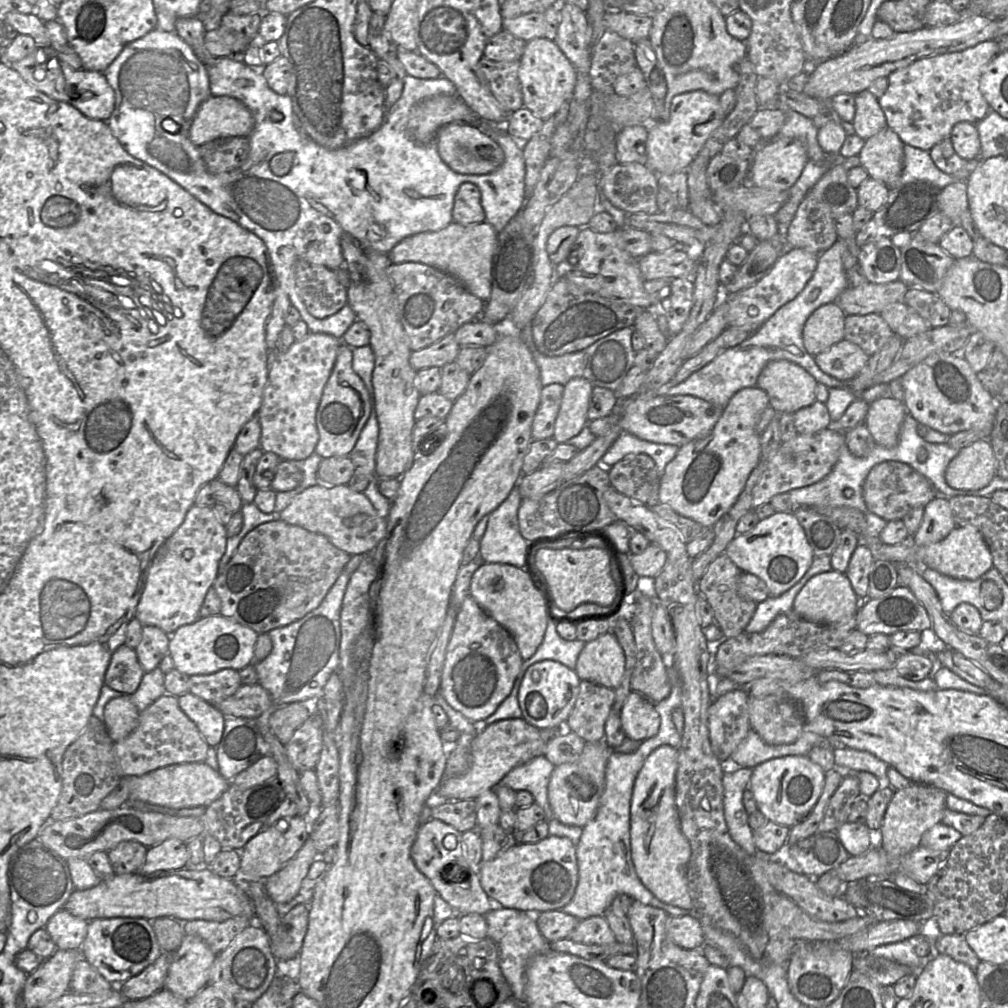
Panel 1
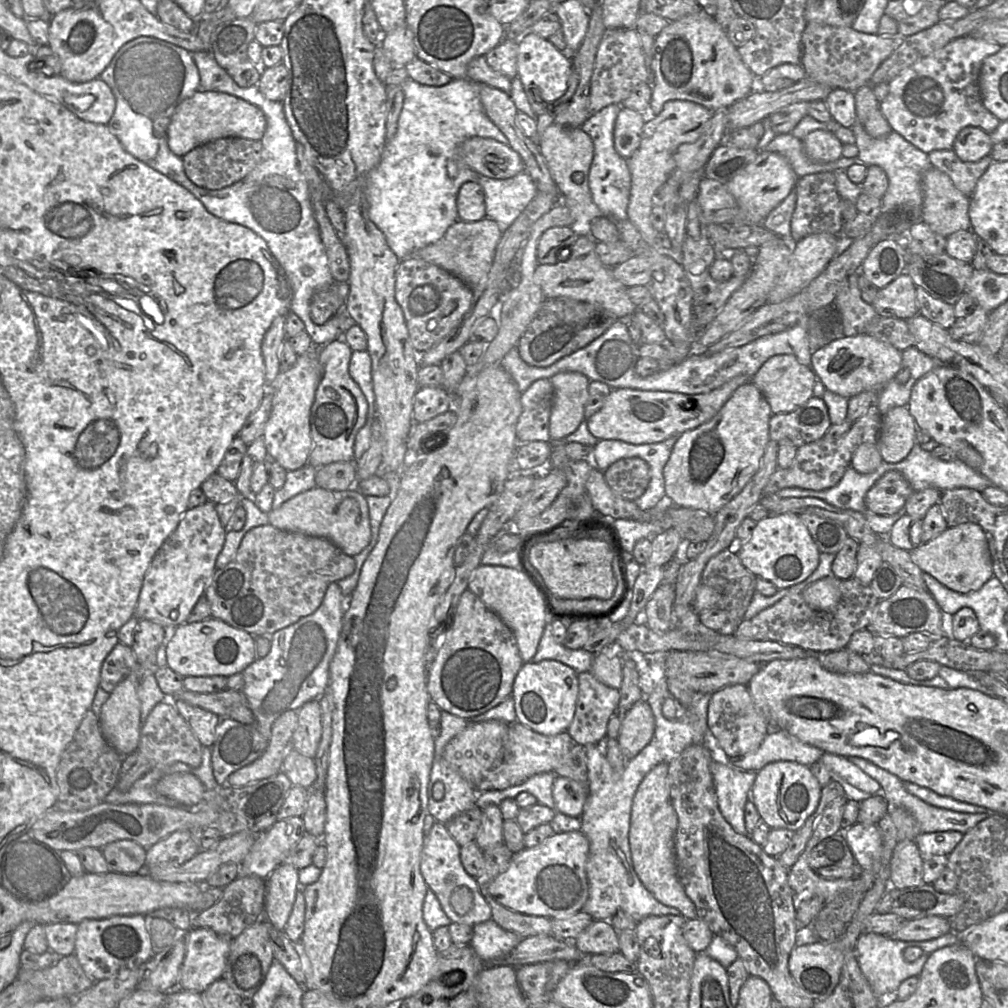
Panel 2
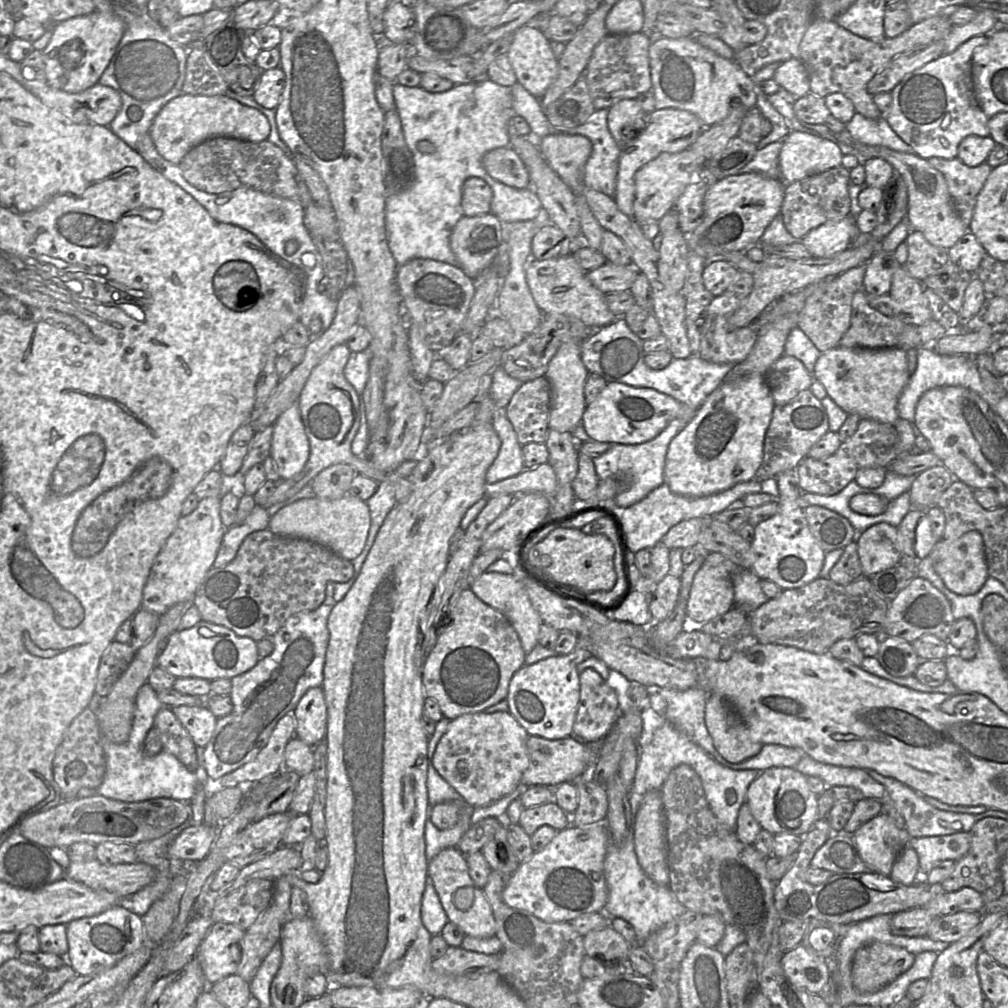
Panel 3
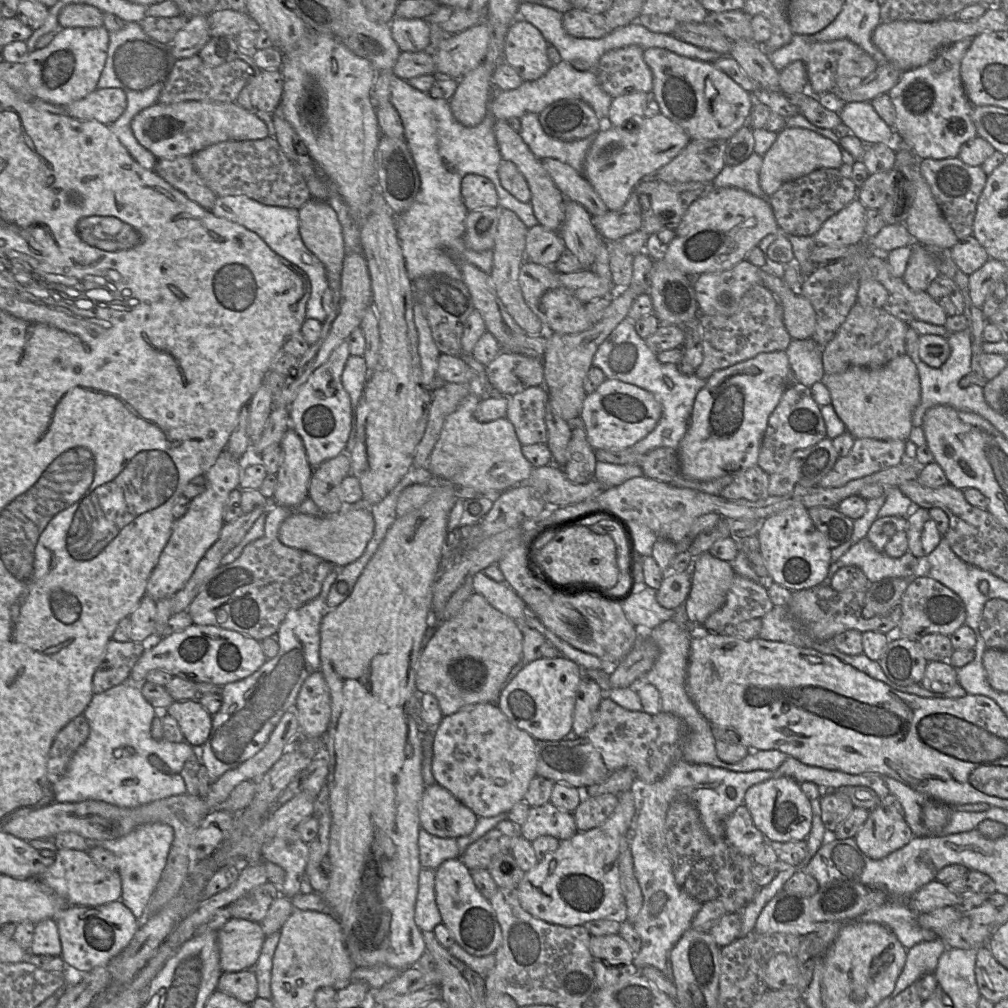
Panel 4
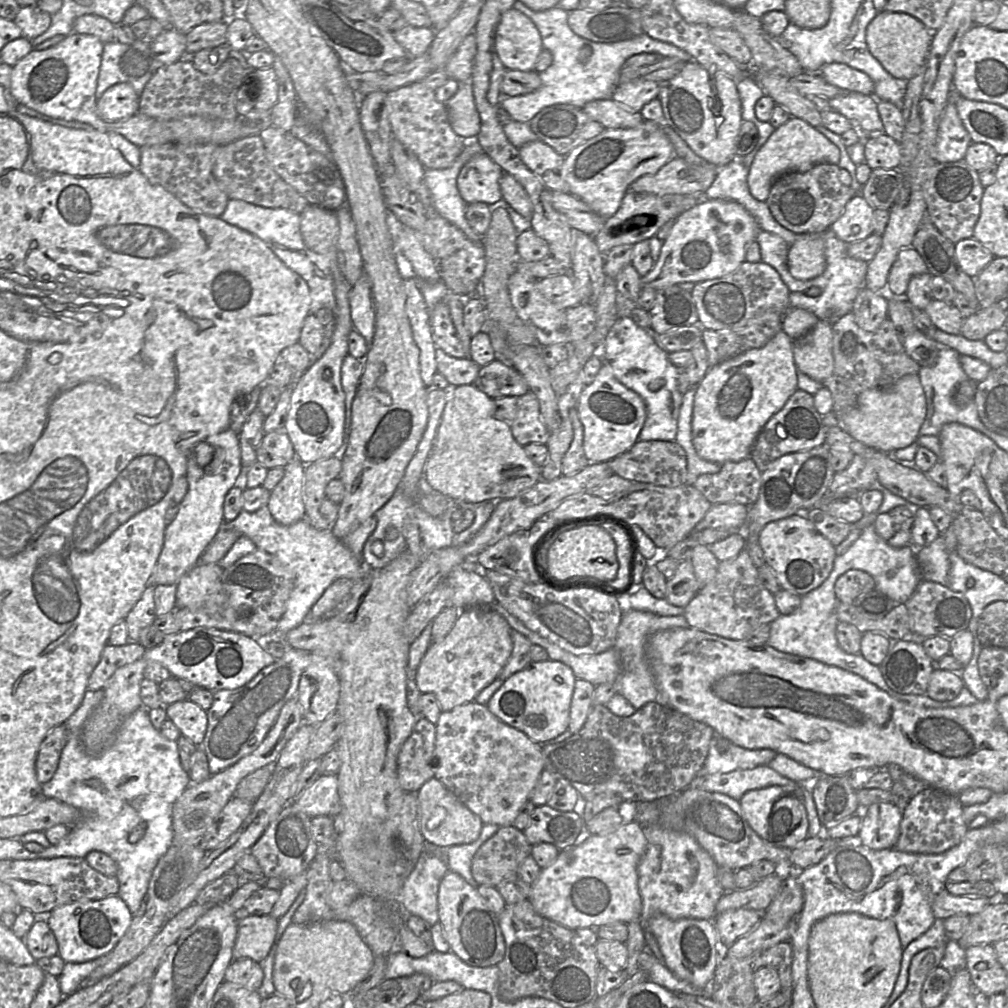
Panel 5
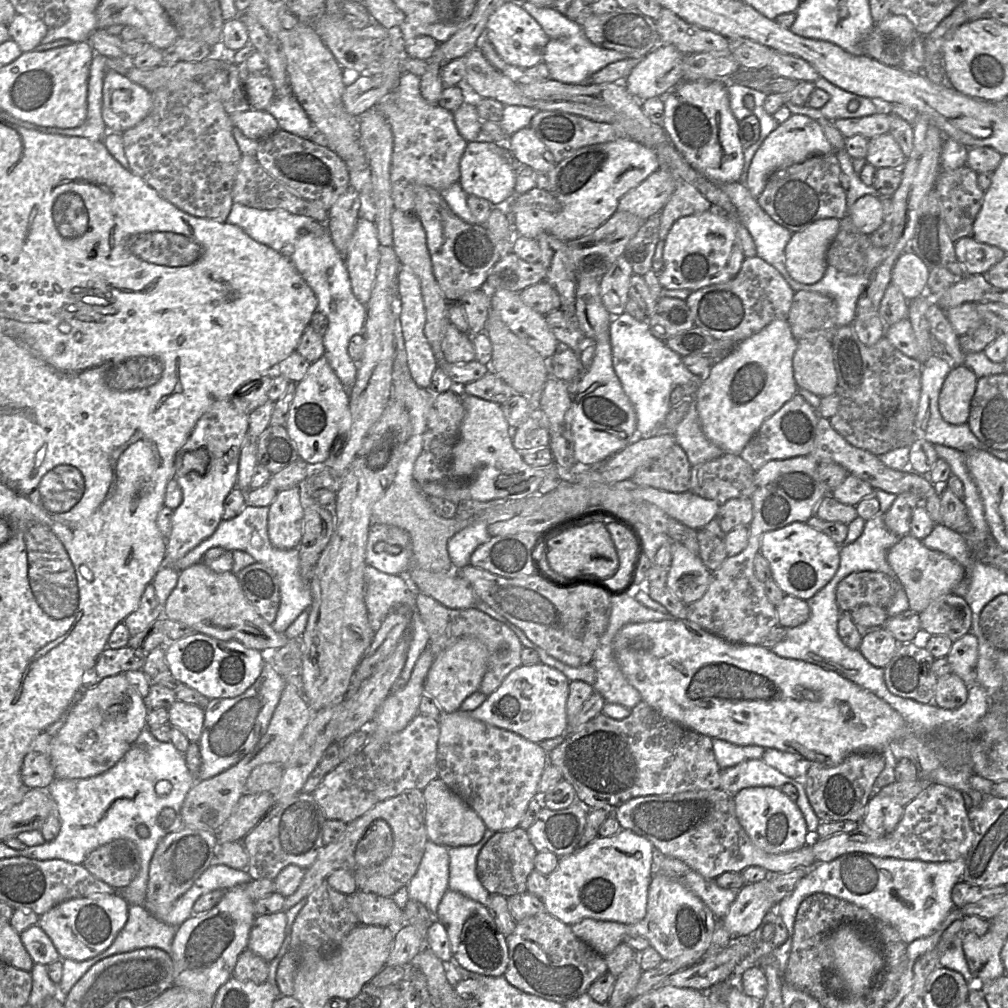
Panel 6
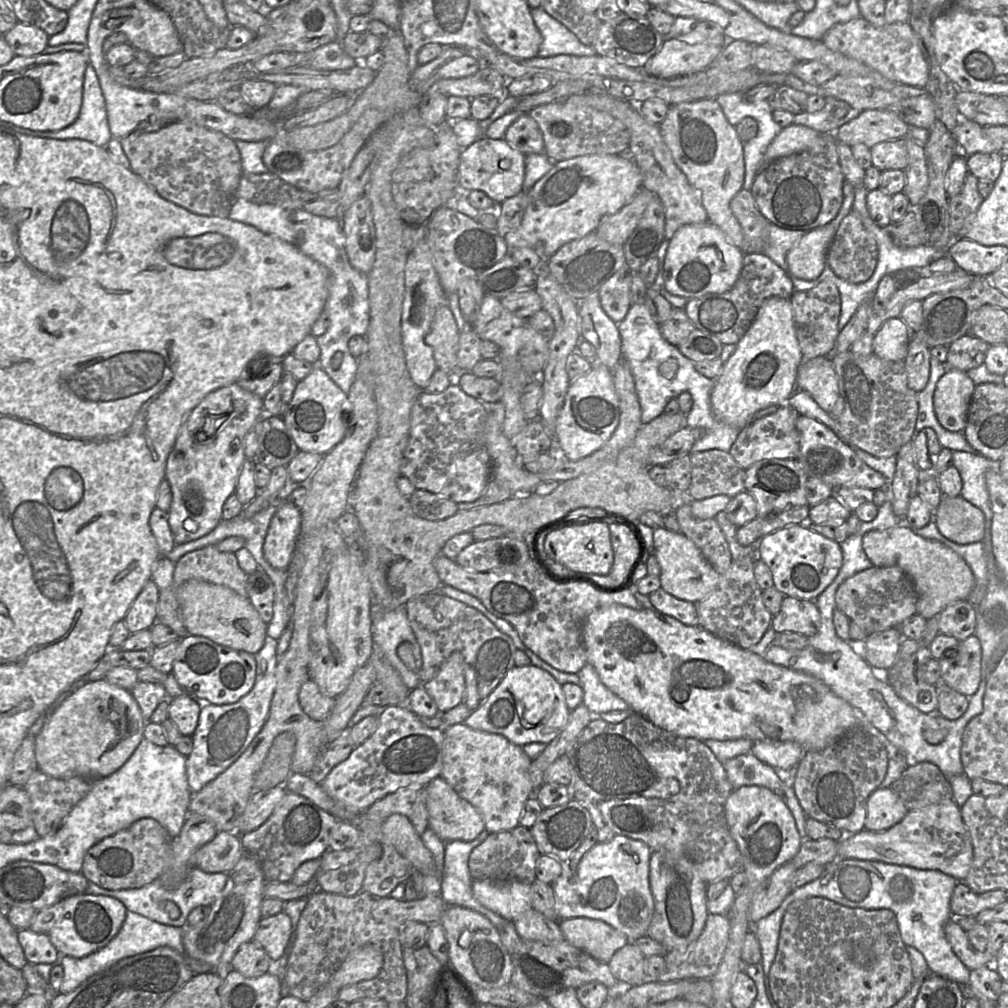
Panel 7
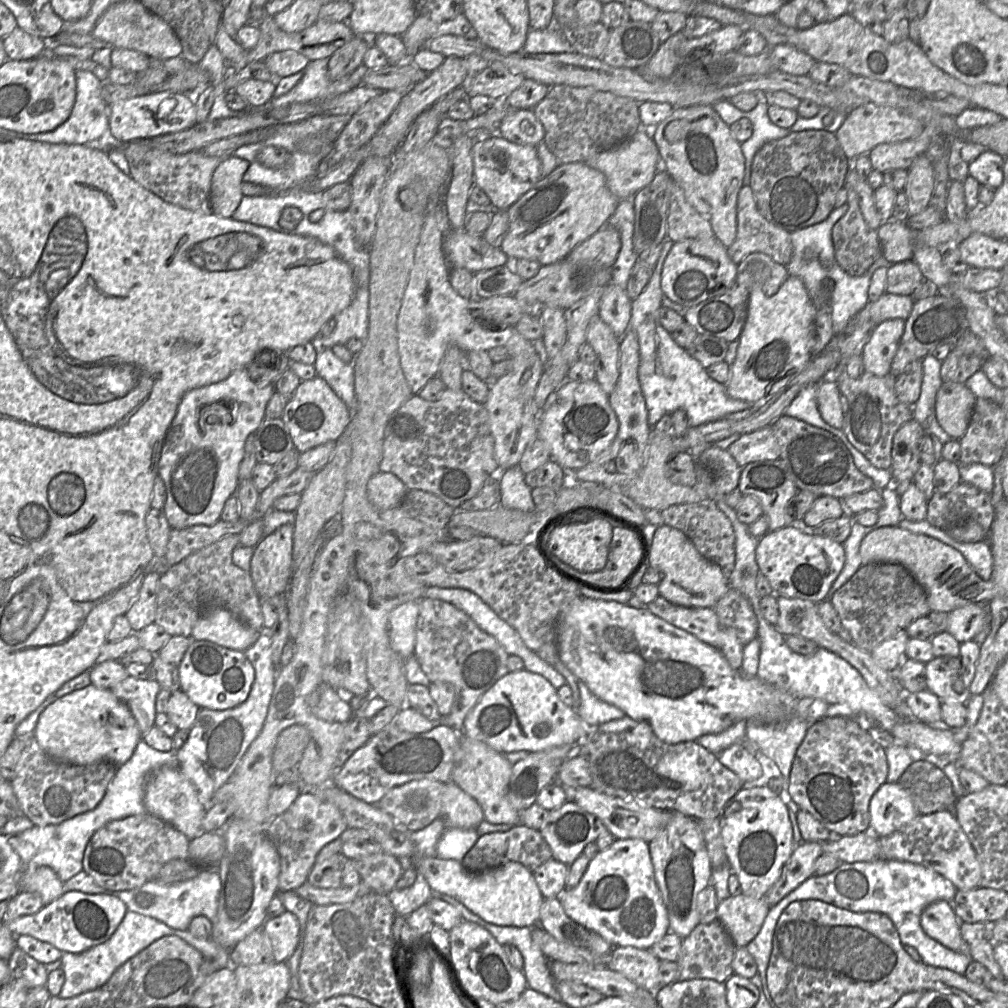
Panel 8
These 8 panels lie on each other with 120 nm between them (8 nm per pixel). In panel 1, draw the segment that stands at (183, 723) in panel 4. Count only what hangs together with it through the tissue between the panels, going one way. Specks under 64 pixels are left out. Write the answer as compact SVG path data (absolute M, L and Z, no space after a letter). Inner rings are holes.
M190 692L176 697L180 709L195 723L206 743L215 748L221 741L226 717L217 707Z

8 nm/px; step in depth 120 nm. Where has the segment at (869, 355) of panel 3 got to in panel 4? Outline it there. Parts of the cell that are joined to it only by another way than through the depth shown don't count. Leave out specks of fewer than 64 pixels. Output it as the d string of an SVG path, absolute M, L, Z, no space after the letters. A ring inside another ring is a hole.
M900 355L876 369L854 366L841 373L825 374L821 382L829 390L831 404L839 419L844 423L845 432L849 432L855 439L906 441L909 438L913 427L912 414L920 403L921 388L916 364L908 355Z

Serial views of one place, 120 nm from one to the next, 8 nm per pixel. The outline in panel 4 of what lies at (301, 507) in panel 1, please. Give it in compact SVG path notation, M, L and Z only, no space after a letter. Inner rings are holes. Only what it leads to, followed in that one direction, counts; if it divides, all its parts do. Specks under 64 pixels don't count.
M345 506L337 513L322 517L306 514L291 515L282 522L278 538L284 545L317 555L335 567L343 567L362 556L373 536L374 527L375 521L370 507Z

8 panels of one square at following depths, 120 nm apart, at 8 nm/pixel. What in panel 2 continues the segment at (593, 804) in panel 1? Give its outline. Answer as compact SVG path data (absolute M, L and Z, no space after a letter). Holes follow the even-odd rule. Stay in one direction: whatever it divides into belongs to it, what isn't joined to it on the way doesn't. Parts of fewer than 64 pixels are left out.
M557 775L552 793L557 812L581 818L589 796L589 782L578 782Z

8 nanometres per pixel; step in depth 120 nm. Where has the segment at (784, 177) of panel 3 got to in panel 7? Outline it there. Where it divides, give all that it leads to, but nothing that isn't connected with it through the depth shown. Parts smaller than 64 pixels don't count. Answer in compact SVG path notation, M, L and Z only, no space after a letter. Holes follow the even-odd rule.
M792 123L782 128L767 147L763 167L781 157L804 151L816 142L820 133L804 125Z

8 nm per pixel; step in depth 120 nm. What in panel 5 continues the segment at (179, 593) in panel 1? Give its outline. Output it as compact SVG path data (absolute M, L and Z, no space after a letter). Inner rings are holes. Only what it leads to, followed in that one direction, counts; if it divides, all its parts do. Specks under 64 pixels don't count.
M228 428L219 434L208 436L205 442L197 443L197 450L198 453L203 453L198 456L197 460L195 457L195 470L192 470L192 478L190 476L192 449L188 454L185 477L188 480L189 489L180 503L176 517L166 526L162 550L148 579L148 585L152 587L177 584L182 575L200 562L201 555L224 523L225 496L236 484L242 484L246 470L241 464L239 435L232 429ZM215 450L221 454L219 466L216 463L216 467L208 467L212 459L212 452L215 458Z

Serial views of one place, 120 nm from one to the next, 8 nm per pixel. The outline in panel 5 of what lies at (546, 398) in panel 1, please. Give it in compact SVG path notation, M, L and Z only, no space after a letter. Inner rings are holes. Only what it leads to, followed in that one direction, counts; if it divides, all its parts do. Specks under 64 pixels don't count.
M532 392L518 397L517 414L510 427L521 446L547 443L550 432L541 418L538 399Z

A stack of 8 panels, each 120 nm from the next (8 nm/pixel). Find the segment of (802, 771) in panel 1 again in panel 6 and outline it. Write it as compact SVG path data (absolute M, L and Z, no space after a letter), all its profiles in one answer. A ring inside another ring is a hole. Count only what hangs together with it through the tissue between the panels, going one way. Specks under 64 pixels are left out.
M744 788L734 796L734 802L739 823L752 842L767 853L780 854L796 850L813 838L801 810L780 788Z

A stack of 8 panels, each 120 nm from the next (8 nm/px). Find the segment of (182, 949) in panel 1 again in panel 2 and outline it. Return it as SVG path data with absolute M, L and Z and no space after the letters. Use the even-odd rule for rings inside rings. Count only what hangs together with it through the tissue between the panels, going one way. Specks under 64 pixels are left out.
M193 927L184 936L185 956L180 967L177 988L197 993L204 992L213 982L222 978L233 939L221 936L204 927Z

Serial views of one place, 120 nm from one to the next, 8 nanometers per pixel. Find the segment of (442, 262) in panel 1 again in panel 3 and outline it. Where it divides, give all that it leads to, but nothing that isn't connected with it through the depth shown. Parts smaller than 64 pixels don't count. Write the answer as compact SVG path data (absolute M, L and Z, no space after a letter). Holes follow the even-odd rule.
M491 212L462 216L450 235L450 248L459 267L472 279L488 269L502 243L502 223Z

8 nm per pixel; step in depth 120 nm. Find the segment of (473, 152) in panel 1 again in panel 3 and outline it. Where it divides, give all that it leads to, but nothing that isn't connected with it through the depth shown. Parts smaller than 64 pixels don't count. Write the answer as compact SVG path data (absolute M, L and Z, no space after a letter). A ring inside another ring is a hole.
M511 146L488 151L482 158L482 164L498 182L517 189L531 187L529 171Z

